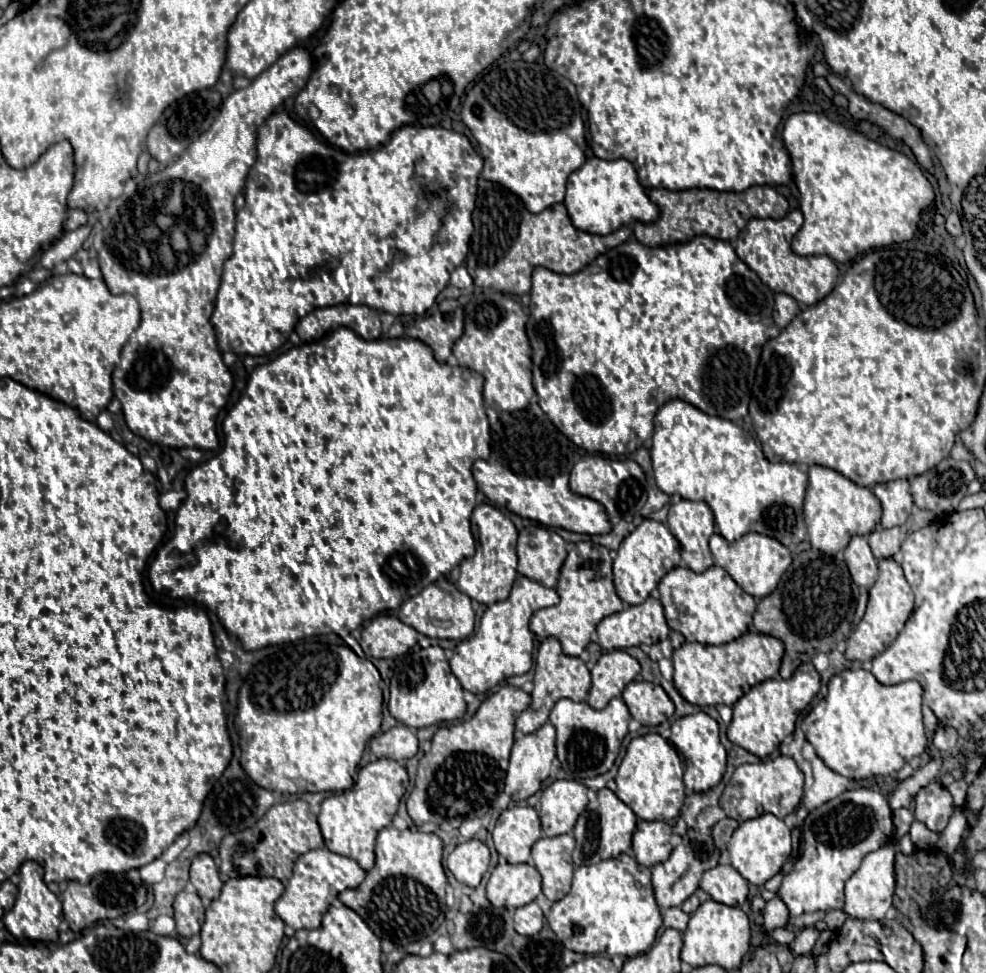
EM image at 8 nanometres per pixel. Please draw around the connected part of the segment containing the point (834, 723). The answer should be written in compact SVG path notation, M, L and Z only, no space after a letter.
M845 669L829 681L829 693L819 701L803 719L801 729L807 741L815 747L815 753L825 761L829 769L847 779L871 779L877 775L893 775L913 757L919 757L927 747L921 715L921 685L917 681L903 681L899 685L881 685L871 671Z

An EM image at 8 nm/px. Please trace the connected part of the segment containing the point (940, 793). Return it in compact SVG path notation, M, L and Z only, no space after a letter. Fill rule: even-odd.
M931 781L915 795L913 803L915 803L915 821L923 823L929 831L937 835L943 833L953 809L951 793L941 783Z

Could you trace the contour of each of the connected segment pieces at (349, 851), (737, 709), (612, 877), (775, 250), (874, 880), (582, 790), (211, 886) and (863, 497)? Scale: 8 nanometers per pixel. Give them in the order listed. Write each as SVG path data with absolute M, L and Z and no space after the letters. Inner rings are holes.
M377 759L361 767L359 777L349 791L331 795L321 803L319 825L321 825L321 833L327 849L355 859L365 871L373 869L377 833L383 827L391 825L393 815L397 813L399 801L407 791L407 787L409 787L407 771L393 759Z
M803 663L791 679L769 679L755 685L745 697L733 705L733 721L727 729L731 743L747 749L759 759L769 757L783 741L785 735L791 735L799 713L811 703L811 699L821 689L821 677L813 663ZM765 695L765 697L763 697Z
M627 853L597 865L577 867L571 891L553 903L547 921L561 943L575 953L607 953L609 957L635 957L645 953L655 943L657 931L663 925L659 905L653 897L651 869L639 865Z
M791 211L783 219L751 219L737 237L735 253L775 293L785 293L803 305L817 305L817 301L821 301L821 297L825 297L825 293L829 293L829 289L837 285L839 271L833 259L825 255L801 257L793 253L791 241L795 233L801 229L801 225L803 225L803 215L799 211Z
M887 843L881 849L869 853L861 869L845 883L845 907L843 911L849 917L857 919L883 919L885 913L891 909L893 893L895 893L895 845Z
M555 781L541 795L541 829L545 837L571 833L577 817L585 811L587 787L577 781Z
M199 853L191 863L191 883L195 885L199 897L203 901L213 901L221 895L223 881L219 875L219 869L211 855Z
M813 465L809 467L809 487L805 495L805 523L811 547L823 553L839 553L849 545L849 535L869 535L881 523L881 505L869 487L859 487L841 473Z

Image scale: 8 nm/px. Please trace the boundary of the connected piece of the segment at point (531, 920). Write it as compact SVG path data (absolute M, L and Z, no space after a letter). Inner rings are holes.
M531 901L515 911L515 931L519 935L533 937L543 929L543 911L537 901Z

